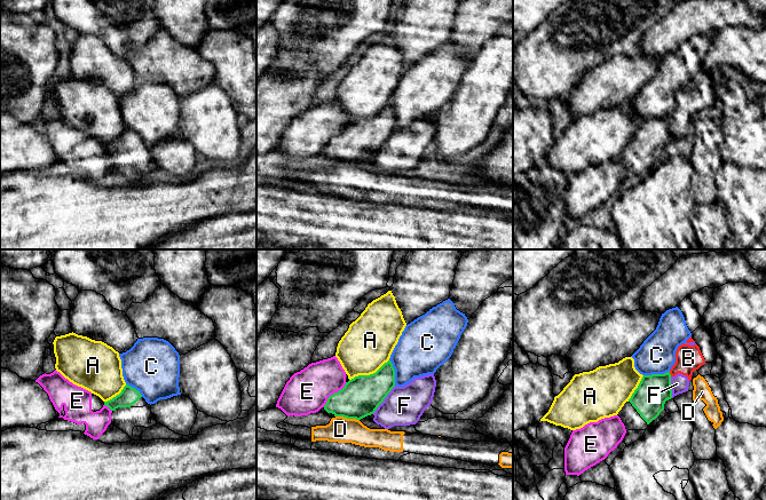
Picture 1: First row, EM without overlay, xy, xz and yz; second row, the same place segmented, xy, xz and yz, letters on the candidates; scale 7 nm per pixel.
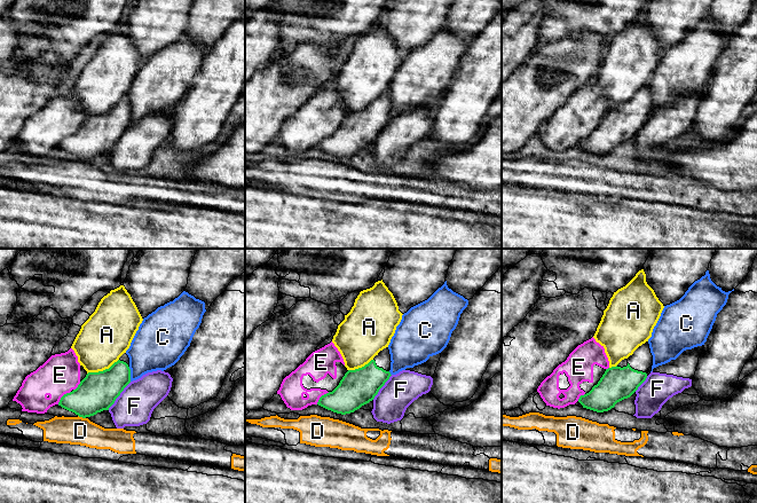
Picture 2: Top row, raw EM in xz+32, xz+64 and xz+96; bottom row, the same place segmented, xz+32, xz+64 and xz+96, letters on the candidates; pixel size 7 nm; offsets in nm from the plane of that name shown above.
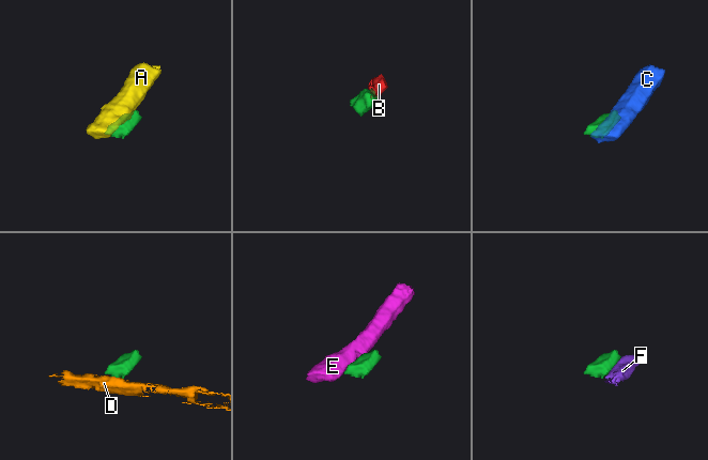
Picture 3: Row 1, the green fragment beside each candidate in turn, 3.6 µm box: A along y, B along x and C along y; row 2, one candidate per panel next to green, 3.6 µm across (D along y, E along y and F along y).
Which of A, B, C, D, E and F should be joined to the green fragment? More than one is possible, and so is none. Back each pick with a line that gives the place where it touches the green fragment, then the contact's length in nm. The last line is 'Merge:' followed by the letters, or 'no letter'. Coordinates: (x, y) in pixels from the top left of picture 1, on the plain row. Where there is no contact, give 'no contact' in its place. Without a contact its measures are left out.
Merge: no letter

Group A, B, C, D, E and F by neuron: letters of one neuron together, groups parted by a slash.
A / B F / C / D / E

